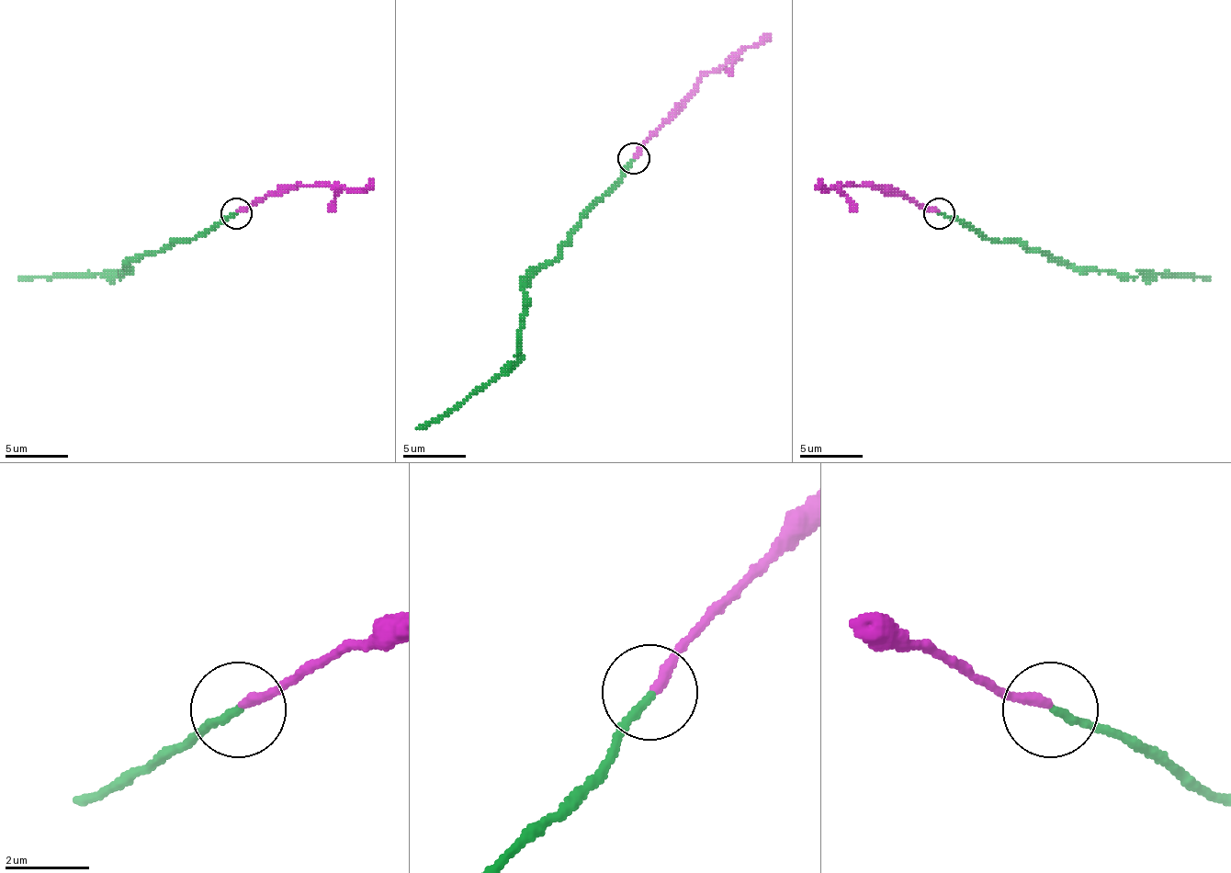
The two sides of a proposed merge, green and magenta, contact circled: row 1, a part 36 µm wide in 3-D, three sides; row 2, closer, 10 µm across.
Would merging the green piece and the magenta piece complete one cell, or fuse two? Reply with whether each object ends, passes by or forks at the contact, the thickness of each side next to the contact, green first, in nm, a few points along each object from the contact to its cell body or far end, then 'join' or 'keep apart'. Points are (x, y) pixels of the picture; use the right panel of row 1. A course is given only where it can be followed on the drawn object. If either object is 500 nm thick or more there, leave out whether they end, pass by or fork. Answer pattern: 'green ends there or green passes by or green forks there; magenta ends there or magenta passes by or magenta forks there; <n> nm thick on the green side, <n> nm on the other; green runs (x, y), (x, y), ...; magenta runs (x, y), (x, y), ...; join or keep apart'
green ends there; magenta ends there; 180 nm thick on the green side, 240 nm on the other; green runs (938, 214), (957, 217), (988, 239), (1023, 243), (1071, 267), (1140, 274), (1184, 274), (1210, 280); magenta runs (938, 210), (926, 210), (900, 195), (865, 186), (825, 188), (818, 179); join

